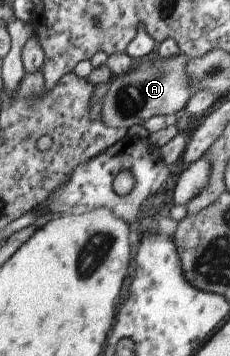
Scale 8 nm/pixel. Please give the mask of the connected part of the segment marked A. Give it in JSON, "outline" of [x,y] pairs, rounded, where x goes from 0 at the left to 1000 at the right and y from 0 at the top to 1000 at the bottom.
{"outline":[[[783,146],[757,160],[665,163],[657,154],[604,171],[591,194],[504,216],[483,228],[439,306],[435,329],[470,357],[565,360],[574,351],[626,351],[643,334],[683,323],[748,323],[809,301],[839,264],[835,222],[809,205],[817,154]]]}

